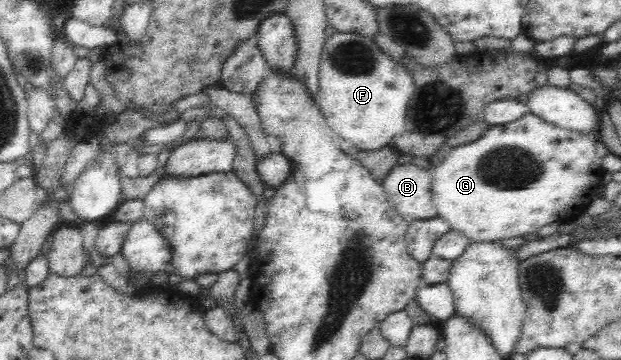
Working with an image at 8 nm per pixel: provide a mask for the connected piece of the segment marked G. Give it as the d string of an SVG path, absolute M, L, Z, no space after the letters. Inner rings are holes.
M530 112L514 123L494 125L484 131L480 139L446 153L444 161L430 170L430 195L437 216L449 225L450 230L459 231L471 243L478 243L525 237L538 232L544 225L565 221L571 213L578 215L603 185L602 159L594 150L597 139L598 136L592 134L555 127Z

